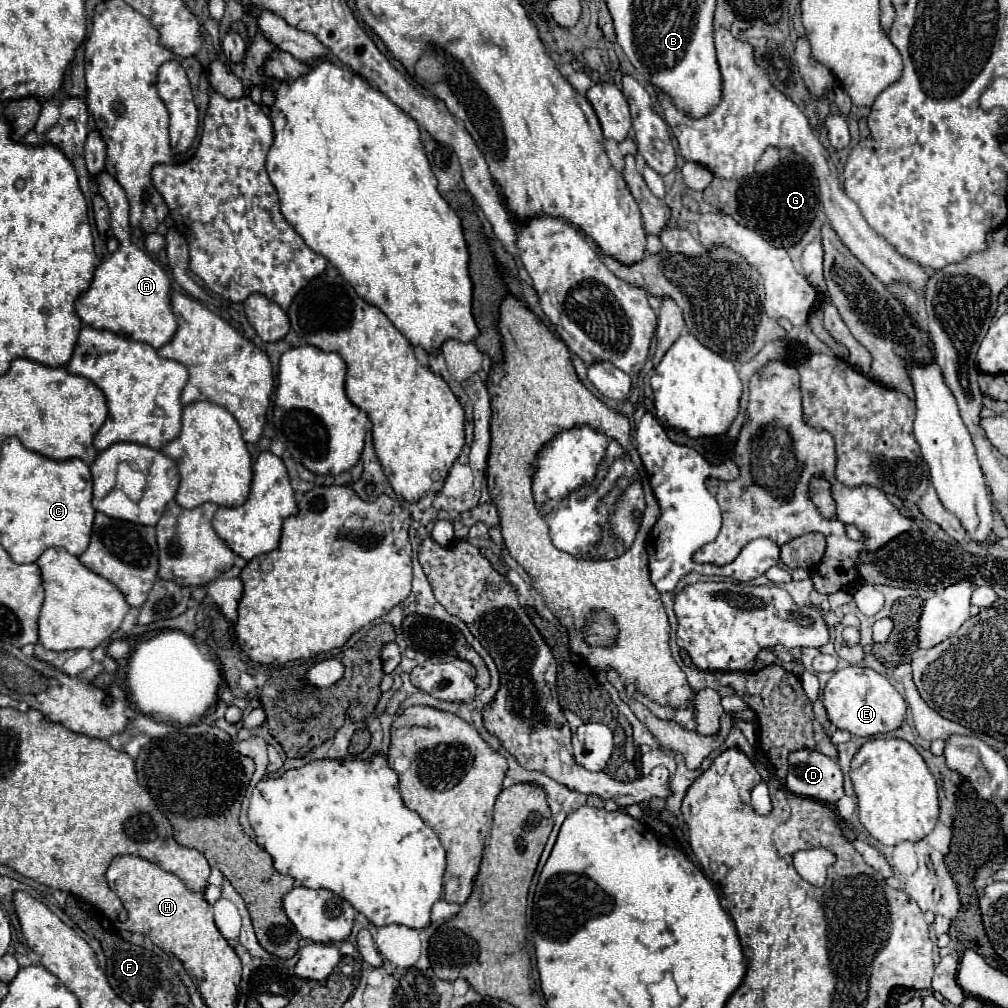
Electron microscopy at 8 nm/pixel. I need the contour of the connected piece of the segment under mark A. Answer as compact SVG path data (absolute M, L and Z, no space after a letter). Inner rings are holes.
M106 172L98 176L98 186L102 198L110 206L112 234L120 242L120 246L108 260L104 260L96 268L88 292L84 292L76 302L76 312L80 320L92 328L110 330L130 340L146 342L158 350L168 344L178 330L178 322L170 304L170 278L162 270L162 266L152 262L150 256L130 240L128 200L122 186L118 186L118 182Z

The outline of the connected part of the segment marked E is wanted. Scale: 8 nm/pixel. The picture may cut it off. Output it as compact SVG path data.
M848 666L838 670L824 688L824 708L830 722L850 732L852 736L880 736L898 730L906 720L906 702L900 692L890 684L888 678L874 672L872 668Z

